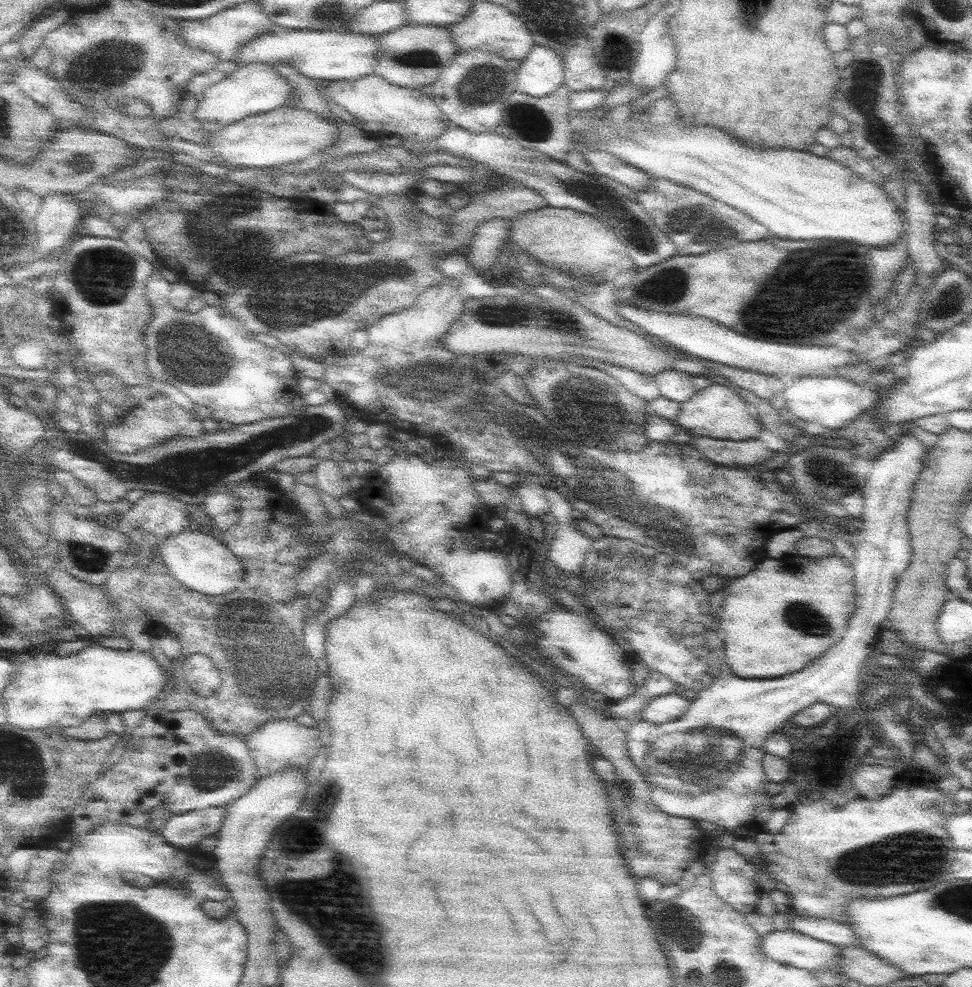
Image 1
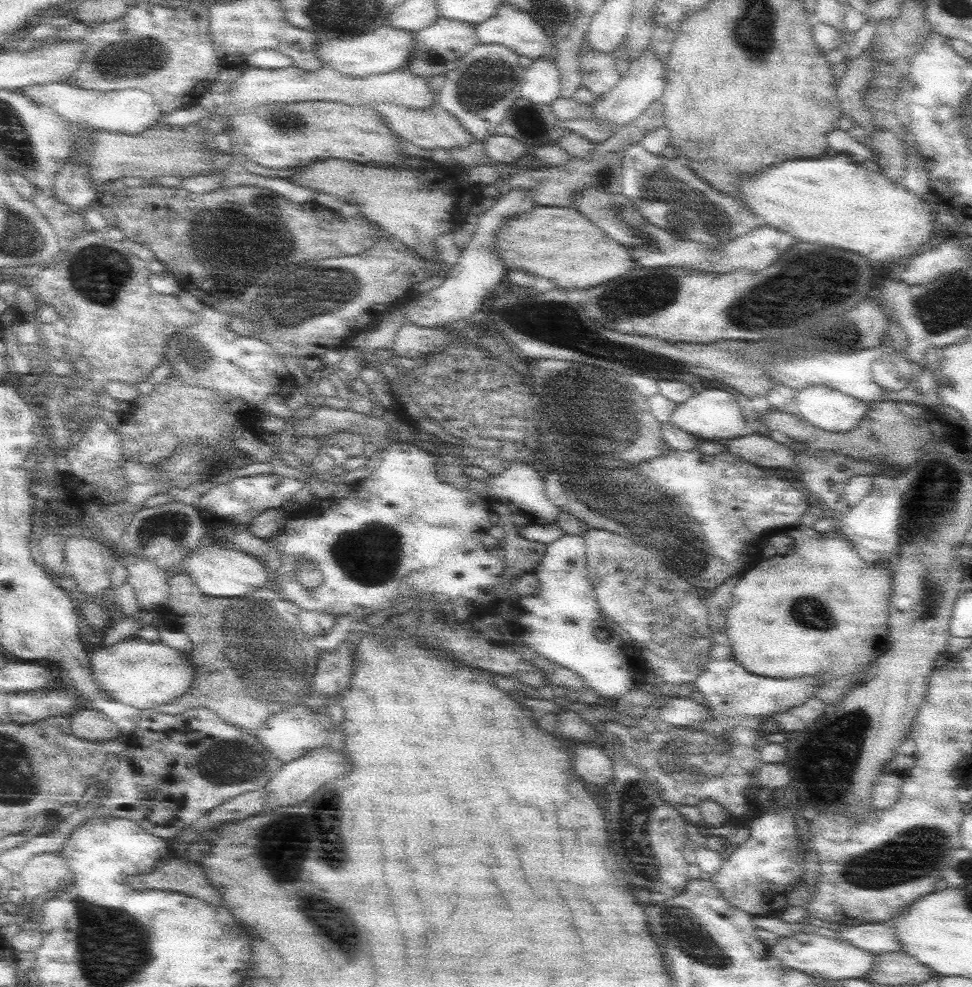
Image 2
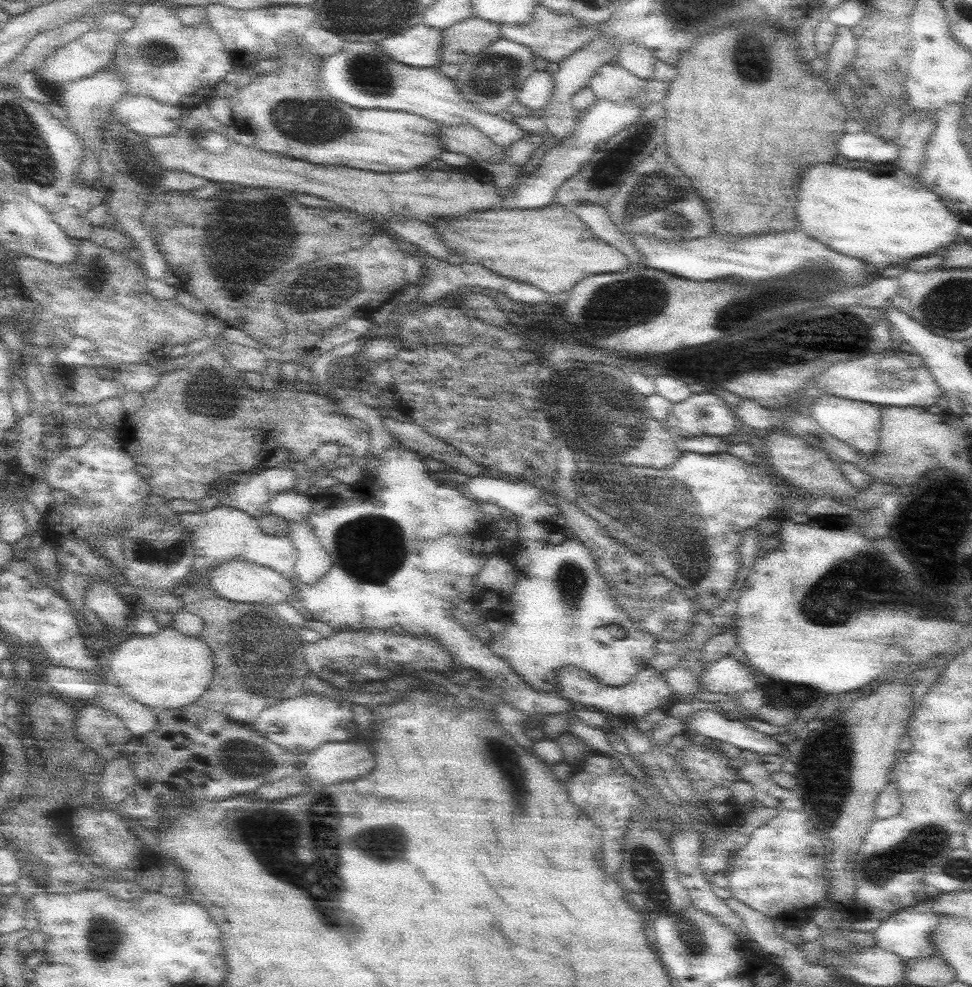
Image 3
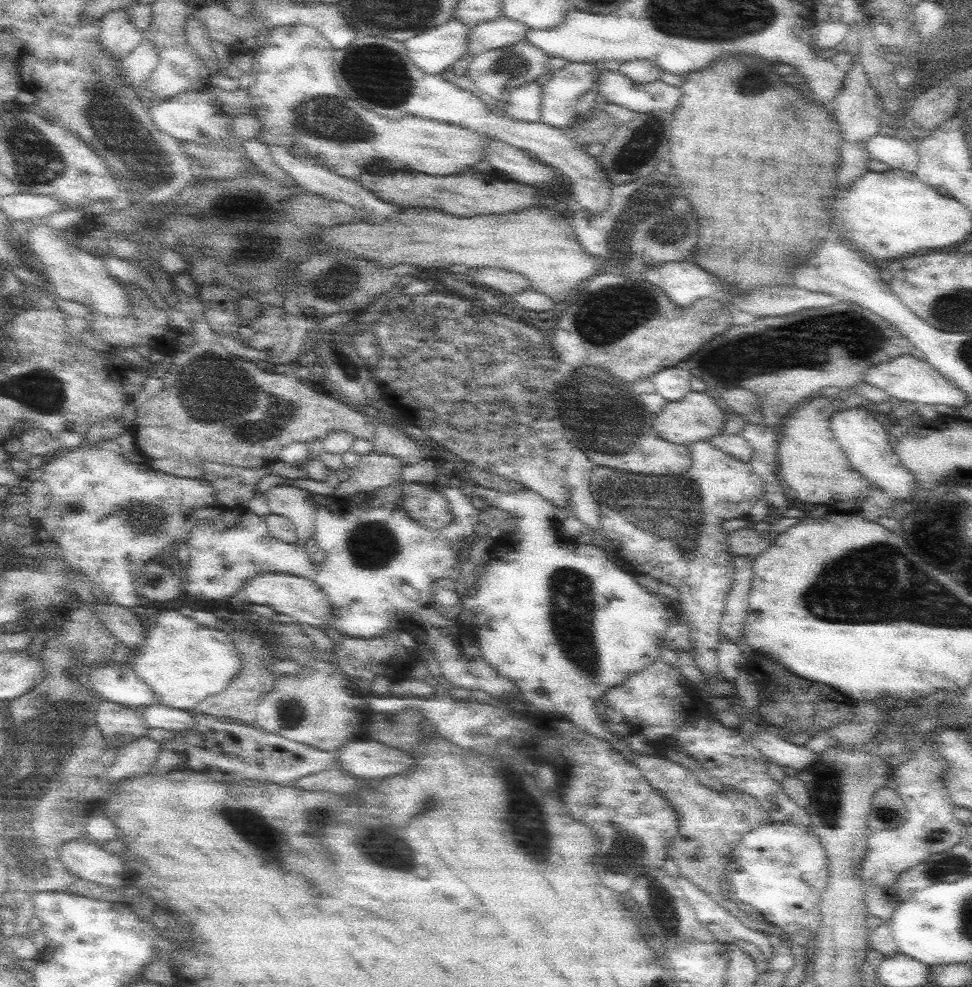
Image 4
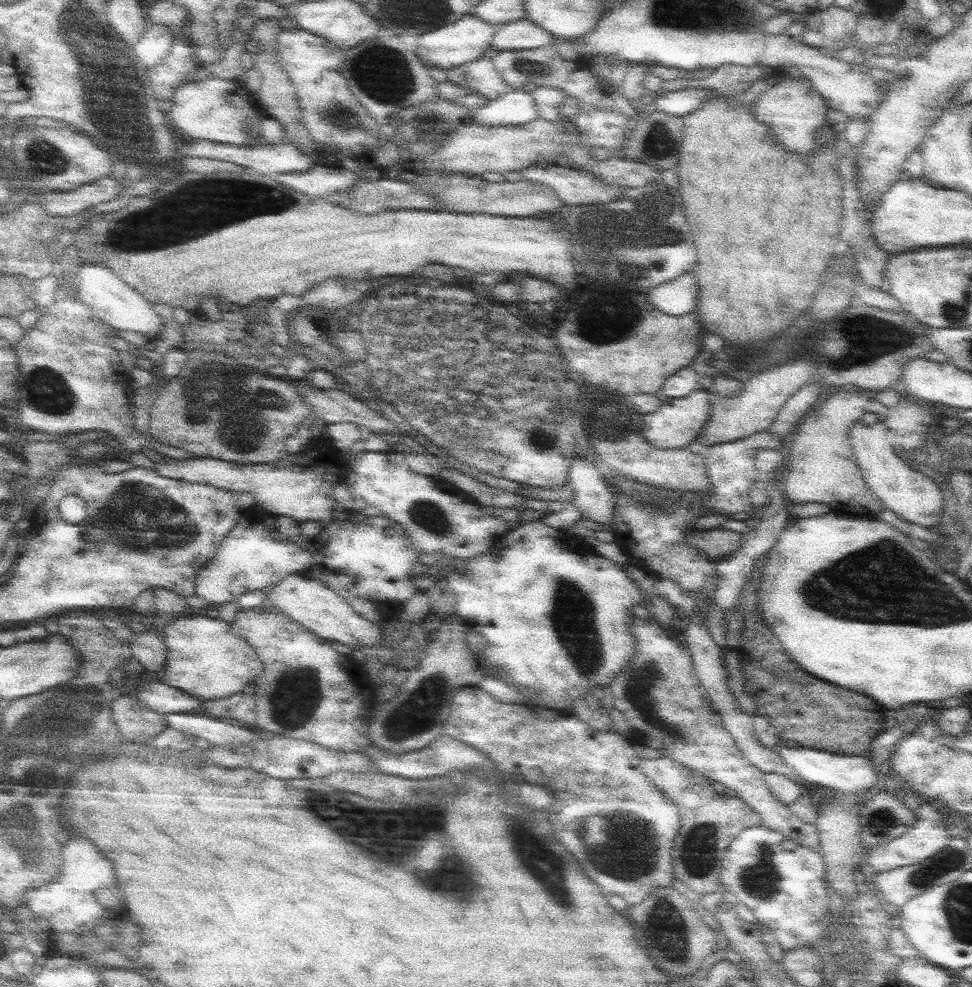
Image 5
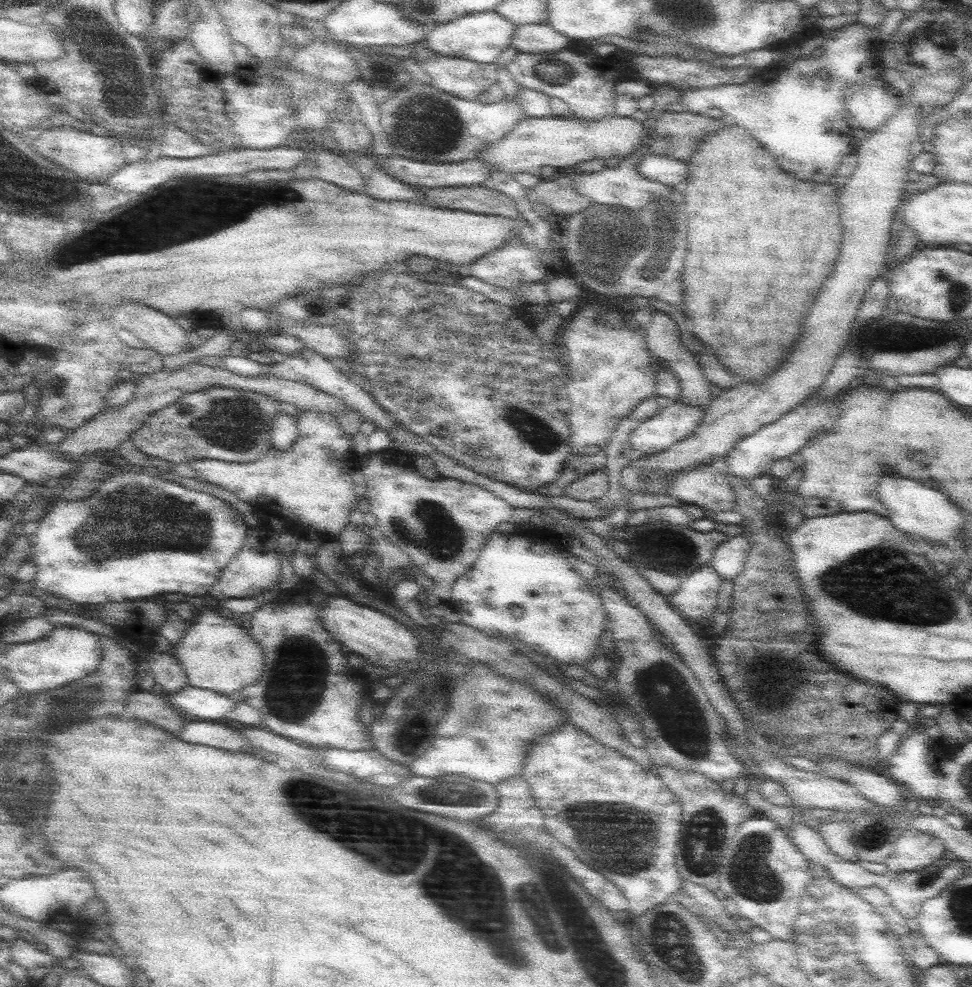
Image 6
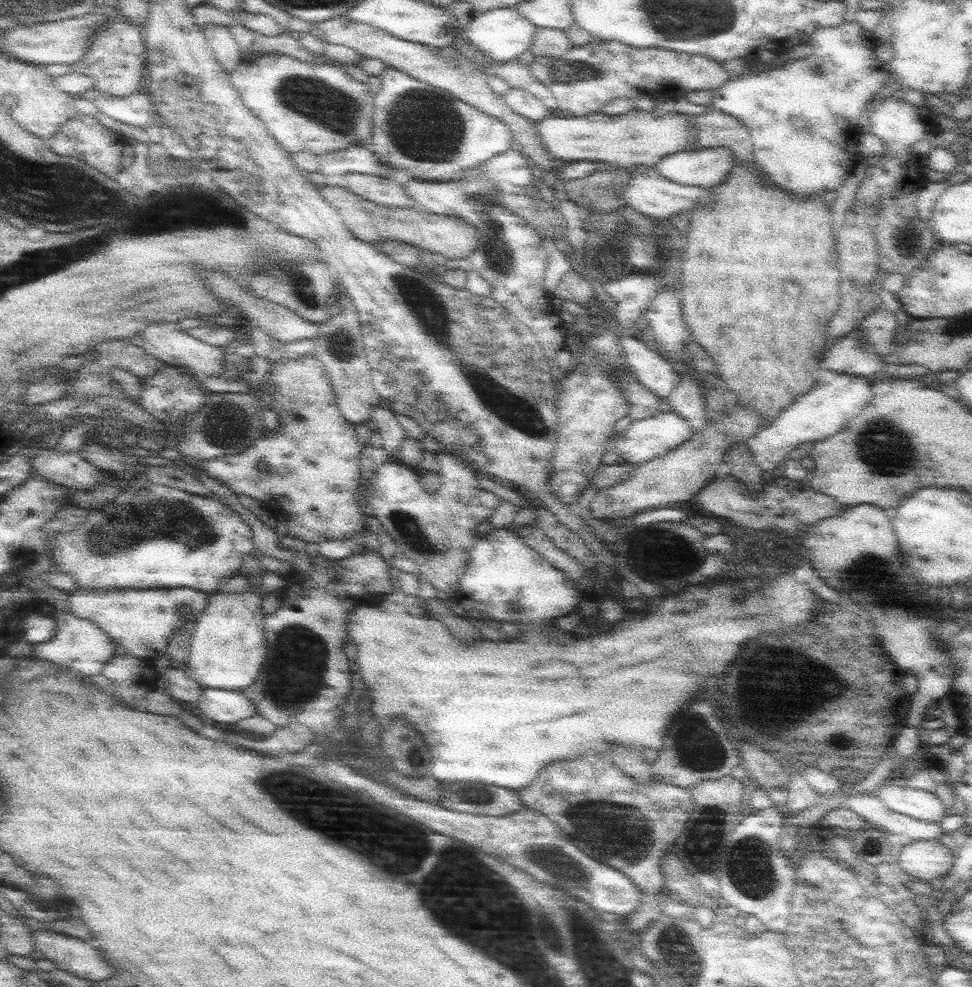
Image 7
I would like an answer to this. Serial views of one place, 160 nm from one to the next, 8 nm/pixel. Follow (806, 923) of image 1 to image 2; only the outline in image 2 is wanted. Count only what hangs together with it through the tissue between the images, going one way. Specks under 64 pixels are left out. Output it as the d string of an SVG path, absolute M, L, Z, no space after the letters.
M887 921L881 923L864 923L860 926L848 926L838 930L840 939L846 940L854 947L874 955L900 951L900 939L897 932Z

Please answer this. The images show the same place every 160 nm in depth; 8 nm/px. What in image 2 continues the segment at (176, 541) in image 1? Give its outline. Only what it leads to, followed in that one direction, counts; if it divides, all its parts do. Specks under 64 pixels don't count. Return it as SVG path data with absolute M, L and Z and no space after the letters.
M209 539L186 557L182 570L192 576L204 594L228 599L252 594L269 580L268 569L263 560L231 546L214 544Z

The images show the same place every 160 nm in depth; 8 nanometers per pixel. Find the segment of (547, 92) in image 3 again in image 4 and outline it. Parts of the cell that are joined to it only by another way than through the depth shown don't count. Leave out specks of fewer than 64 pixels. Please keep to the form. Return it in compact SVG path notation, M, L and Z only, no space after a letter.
M530 82L528 84L524 84L524 86L520 86L515 88L508 100L505 103L500 105L500 111L505 112L512 120L517 120L518 122L538 122L541 120L541 104L542 104L542 93L543 93L543 85L540 85L534 82Z

